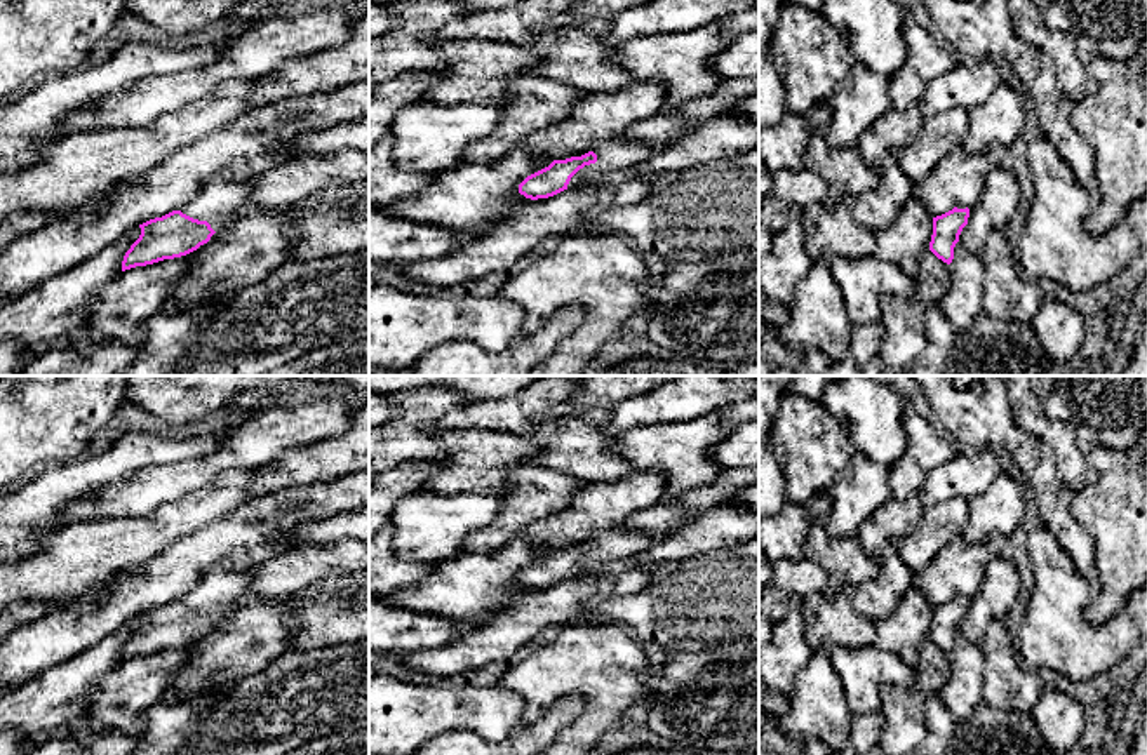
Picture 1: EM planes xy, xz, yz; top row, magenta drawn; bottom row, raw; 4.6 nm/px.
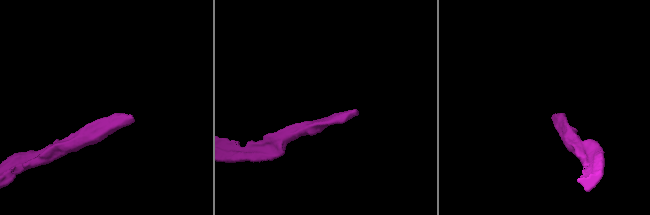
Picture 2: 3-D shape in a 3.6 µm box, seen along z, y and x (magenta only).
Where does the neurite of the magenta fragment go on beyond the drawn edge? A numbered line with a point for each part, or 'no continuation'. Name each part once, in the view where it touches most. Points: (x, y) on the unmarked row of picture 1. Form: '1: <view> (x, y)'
1: xz (615, 543)

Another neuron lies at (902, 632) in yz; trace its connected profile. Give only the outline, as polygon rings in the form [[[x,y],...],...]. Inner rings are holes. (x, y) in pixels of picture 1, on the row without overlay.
[[[912,585],[895,611],[875,621],[875,645],[896,654],[909,668],[919,666],[919,645],[929,638],[933,605],[928,595]]]

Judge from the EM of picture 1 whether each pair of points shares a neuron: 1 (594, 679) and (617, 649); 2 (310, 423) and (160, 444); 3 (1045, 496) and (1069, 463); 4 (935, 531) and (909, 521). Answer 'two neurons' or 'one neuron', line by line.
1: one neuron
2: two neurons
3: two neurons
4: two neurons

